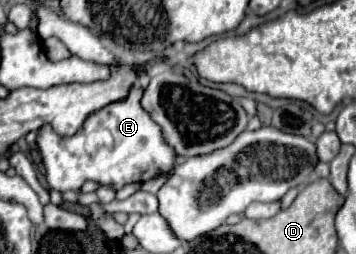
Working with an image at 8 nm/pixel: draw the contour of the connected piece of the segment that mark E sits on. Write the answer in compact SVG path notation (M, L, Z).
M133 86L126 100L114 102L90 114L84 122L84 128L80 128L74 136L58 136L52 126L38 130L38 148L46 166L46 180L50 190L80 190L80 186L88 180L120 190L126 184L146 182L170 172L178 156L164 142L160 128L142 108L142 95L143 90Z

